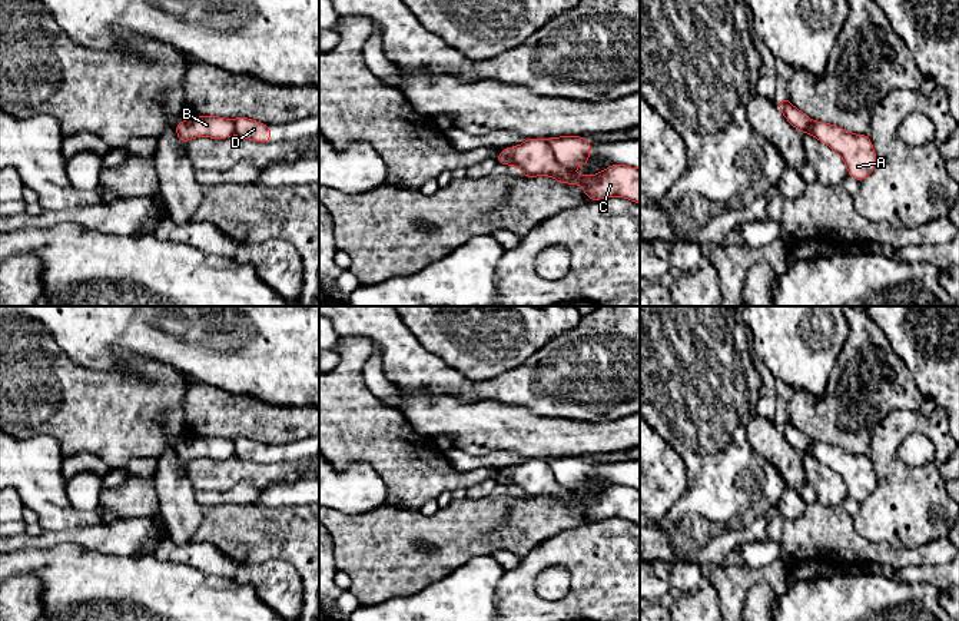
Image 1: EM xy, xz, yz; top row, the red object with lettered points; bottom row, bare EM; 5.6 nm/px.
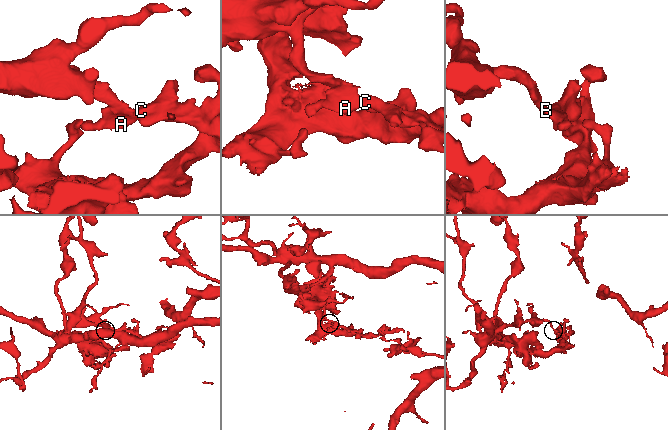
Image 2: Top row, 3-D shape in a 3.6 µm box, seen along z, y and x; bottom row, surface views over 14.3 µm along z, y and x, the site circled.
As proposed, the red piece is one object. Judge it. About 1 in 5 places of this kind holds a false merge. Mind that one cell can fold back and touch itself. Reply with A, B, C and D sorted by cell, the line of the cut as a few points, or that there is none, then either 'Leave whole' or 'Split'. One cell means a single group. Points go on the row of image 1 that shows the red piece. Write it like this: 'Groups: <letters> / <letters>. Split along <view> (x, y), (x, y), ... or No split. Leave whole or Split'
Groups: A B C / D. Split along xz (544, 140), (554, 158), (568, 170). Split

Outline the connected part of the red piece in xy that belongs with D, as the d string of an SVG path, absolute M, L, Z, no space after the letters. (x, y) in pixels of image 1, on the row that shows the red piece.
M239 116L235 120L236 136L259 143L271 142L271 126Z

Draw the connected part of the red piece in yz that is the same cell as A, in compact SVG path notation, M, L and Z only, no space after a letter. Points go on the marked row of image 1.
M814 120L807 133L844 160L850 177L862 182L875 170L876 152L867 135L855 135L834 124Z

